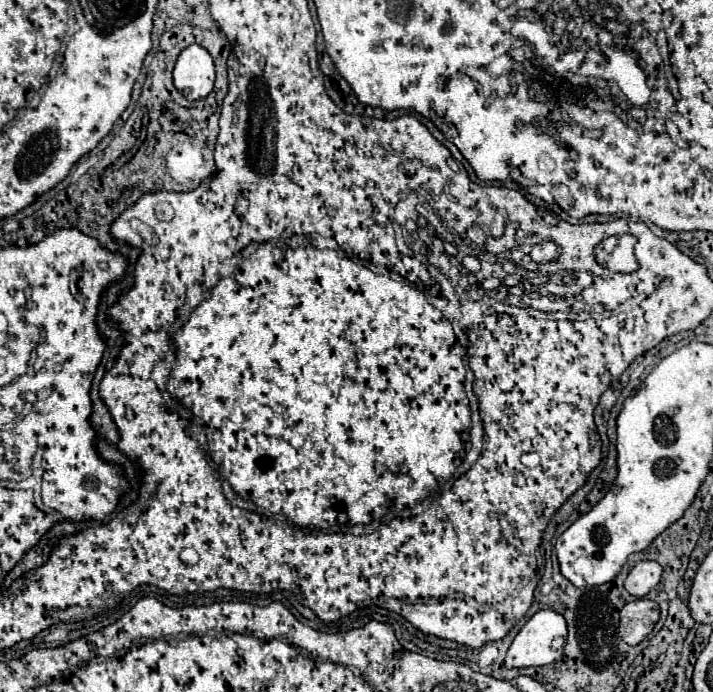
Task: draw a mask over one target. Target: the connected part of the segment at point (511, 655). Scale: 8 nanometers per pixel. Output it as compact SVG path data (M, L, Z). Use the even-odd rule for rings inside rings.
M554 610L536 612L516 634L506 652L506 668L546 666L562 656L566 642L566 620Z

